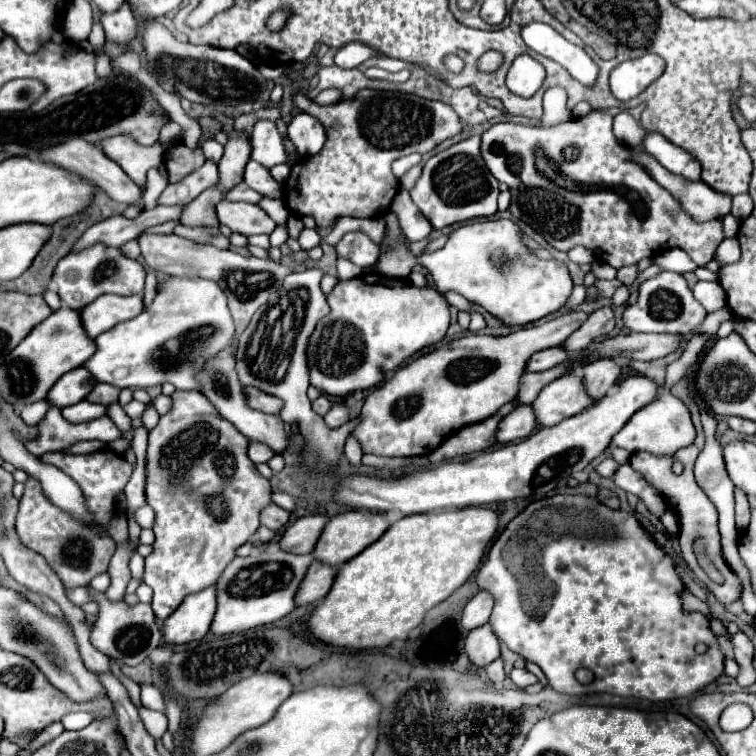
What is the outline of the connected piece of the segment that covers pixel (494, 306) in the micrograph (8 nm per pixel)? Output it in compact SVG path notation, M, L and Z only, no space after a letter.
M484 220L484 222L470 222L450 232L444 248L422 254L416 258L420 266L424 266L430 274L434 274L434 284L440 294L454 290L468 298L470 302L480 304L486 312L498 318L504 326L524 326L528 322L536 322L556 310L560 310L572 292L572 278L568 268L558 260L542 260L526 252L526 244L522 242L522 228L514 220Z

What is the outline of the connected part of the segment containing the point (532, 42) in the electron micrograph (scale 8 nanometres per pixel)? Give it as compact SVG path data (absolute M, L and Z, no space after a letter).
M540 22L528 24L522 30L522 38L528 48L564 66L570 72L570 76L582 82L584 86L596 84L599 68L592 62L592 58L584 52L584 48L568 42L552 26L540 24Z

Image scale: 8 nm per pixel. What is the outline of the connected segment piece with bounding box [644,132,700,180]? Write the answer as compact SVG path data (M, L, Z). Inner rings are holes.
M648 132L644 150L652 154L668 172L674 172L686 180L700 180L700 164L694 162L686 150L670 144L662 134Z

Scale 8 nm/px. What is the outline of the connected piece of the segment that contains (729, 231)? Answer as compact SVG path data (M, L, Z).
M728 214L728 216L724 216L724 218L722 218L722 222L724 222L724 234L726 234L726 238L734 238L734 236L736 236L736 232L738 232L740 220L736 220L736 216Z

